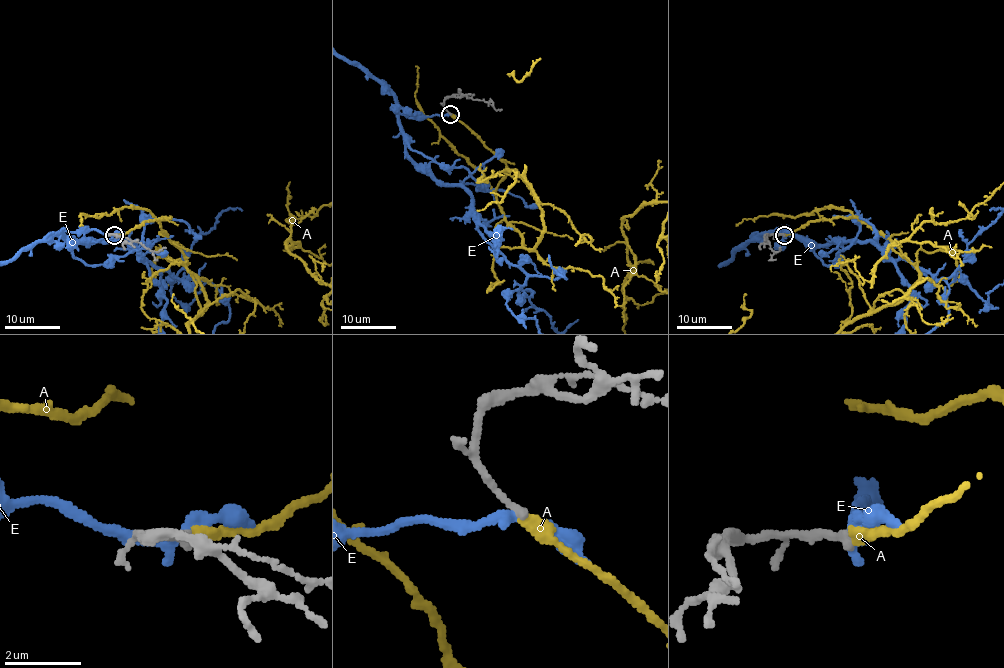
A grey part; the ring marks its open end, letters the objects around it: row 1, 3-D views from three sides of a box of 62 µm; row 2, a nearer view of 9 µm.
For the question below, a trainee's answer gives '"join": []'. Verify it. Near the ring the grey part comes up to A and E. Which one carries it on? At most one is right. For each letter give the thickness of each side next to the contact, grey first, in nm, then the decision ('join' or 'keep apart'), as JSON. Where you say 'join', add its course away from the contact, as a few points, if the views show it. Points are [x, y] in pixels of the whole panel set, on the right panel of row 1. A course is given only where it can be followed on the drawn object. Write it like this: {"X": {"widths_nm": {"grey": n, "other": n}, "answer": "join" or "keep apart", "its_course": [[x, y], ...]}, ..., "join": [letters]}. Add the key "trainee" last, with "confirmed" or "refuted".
{"A": {"widths_nm": {"grey": 240, "other": 400}, "answer": "join"}, "E": {"widths_nm": {"grey": 240, "other": 320}, "answer": "keep apart"}, "join": ["A"], "trainee": "refuted"}

